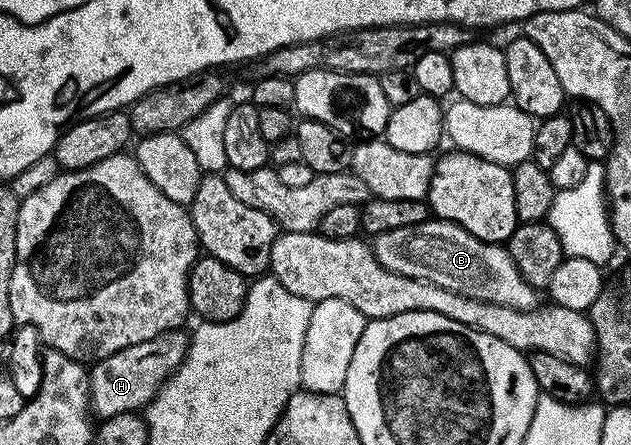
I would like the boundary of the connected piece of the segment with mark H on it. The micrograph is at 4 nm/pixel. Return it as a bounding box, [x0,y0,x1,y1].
[89,330,188,420]

